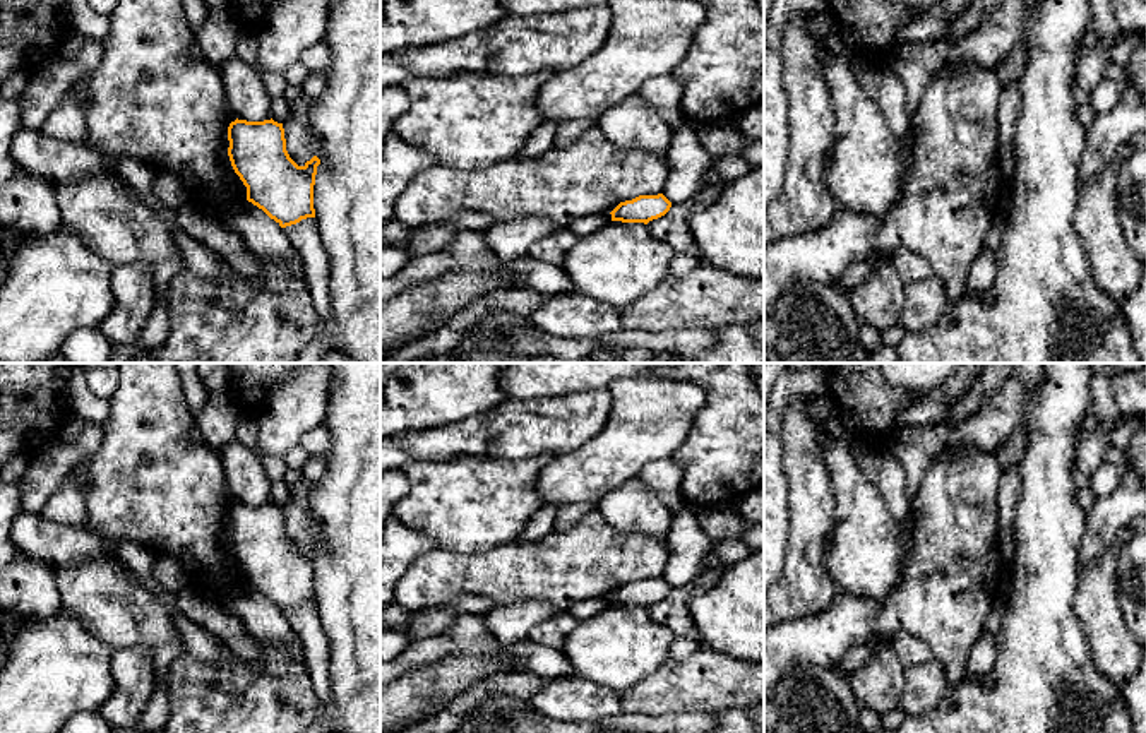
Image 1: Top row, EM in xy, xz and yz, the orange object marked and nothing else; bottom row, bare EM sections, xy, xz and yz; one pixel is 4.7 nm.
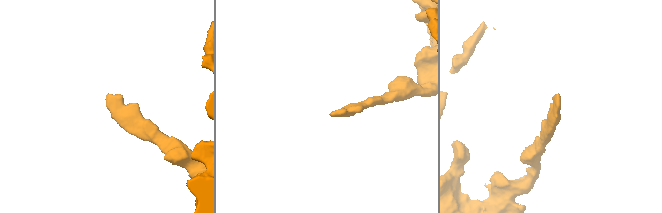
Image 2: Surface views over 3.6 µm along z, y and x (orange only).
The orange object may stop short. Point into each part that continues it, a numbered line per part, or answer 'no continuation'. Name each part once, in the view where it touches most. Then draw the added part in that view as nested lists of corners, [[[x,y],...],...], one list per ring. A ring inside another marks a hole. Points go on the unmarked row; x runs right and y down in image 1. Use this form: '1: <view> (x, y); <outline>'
no continuation

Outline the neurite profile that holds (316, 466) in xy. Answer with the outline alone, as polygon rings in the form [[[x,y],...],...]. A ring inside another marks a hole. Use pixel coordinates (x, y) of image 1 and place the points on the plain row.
[[[310,454],[307,464],[301,469],[301,480],[313,483],[317,481],[327,468],[327,456],[325,454]]]

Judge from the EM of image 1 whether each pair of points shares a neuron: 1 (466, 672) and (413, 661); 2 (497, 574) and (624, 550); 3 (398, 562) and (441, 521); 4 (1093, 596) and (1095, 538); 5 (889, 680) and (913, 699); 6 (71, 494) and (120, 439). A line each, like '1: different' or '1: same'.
1: different
2: same
3: different
4: different
5: different
6: different

